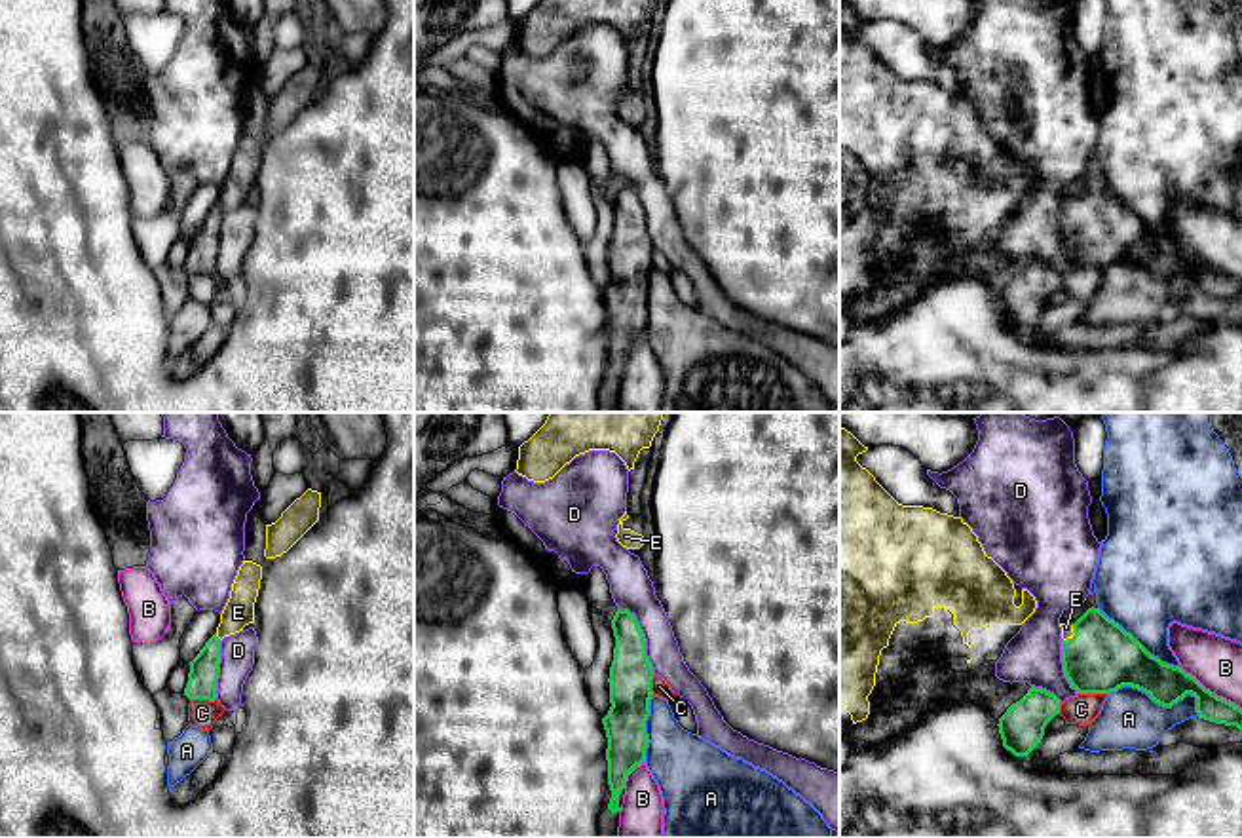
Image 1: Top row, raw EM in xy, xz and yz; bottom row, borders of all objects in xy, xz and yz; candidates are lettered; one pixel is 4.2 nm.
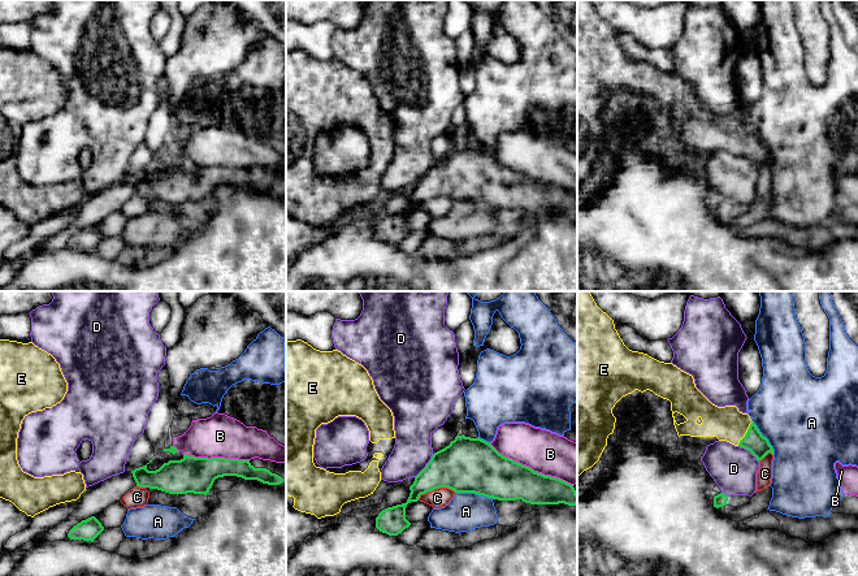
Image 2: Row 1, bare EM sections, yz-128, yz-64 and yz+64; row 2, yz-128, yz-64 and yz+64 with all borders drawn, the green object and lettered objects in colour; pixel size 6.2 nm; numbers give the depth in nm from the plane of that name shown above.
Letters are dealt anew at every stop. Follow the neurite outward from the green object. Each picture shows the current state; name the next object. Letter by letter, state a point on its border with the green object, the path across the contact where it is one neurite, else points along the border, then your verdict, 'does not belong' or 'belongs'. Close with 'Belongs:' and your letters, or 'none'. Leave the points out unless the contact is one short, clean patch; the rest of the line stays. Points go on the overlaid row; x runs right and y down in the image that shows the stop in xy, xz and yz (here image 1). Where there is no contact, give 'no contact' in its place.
A: meets green in yz at (1161, 704); does not belong
B: meets green in yz at (1210, 692); does not belong
C: meets green in yz at (1092, 692); does not belong
D: meets green in xz at (642, 637); border along xz (618, 609), (625, 609), (635, 618), (654, 673); does not belong
E: meets green in xy at (217, 637); runs through xy (204, 669), (217, 637), (238, 612); belongs
Belongs: E

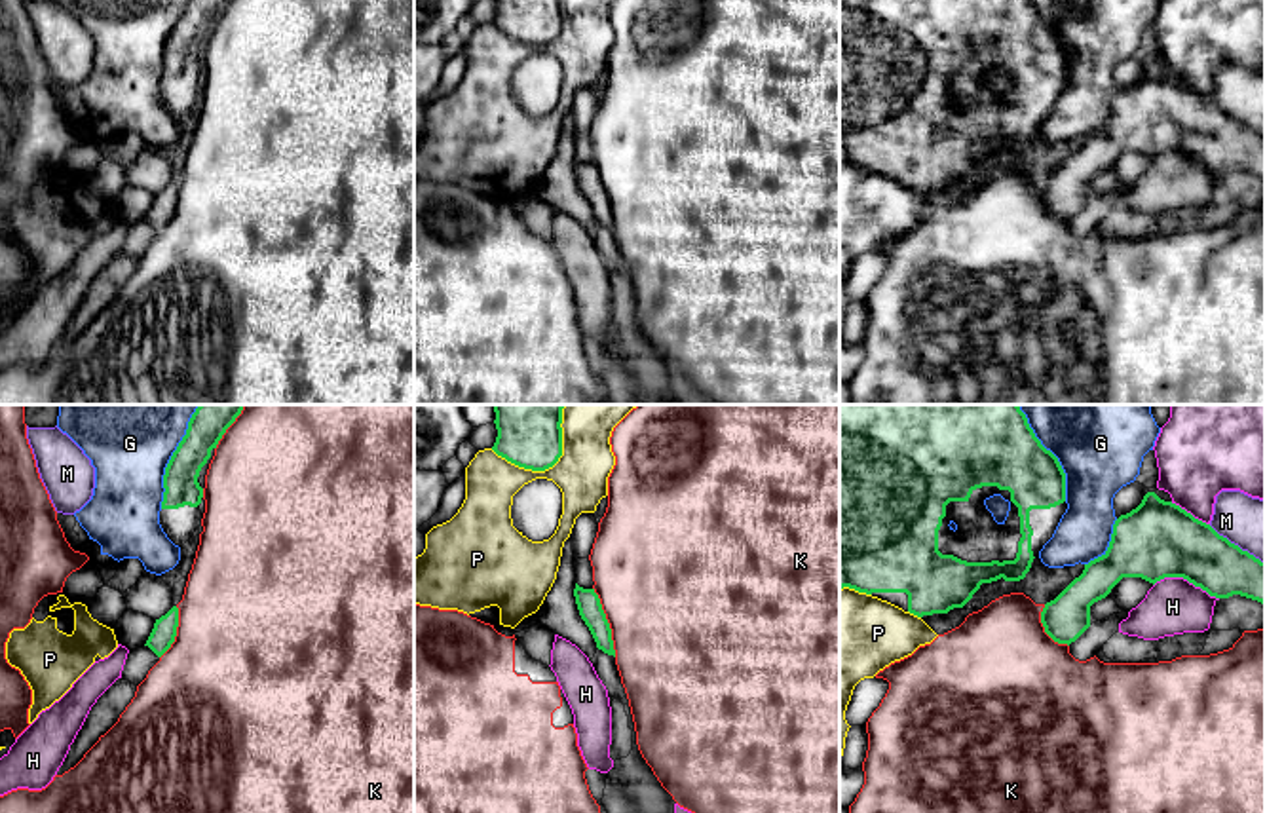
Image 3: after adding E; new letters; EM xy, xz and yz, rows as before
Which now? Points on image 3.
G: meets green in xy at (171, 456); does not belong
H: meets green in yz at (1186, 578); does not belong
K: meets green in xz at (606, 622); does not belong
M: meets green in yz at (1237, 546); does not belong
P: meets green in xz at (551, 466); does not belong
Belongs: none

